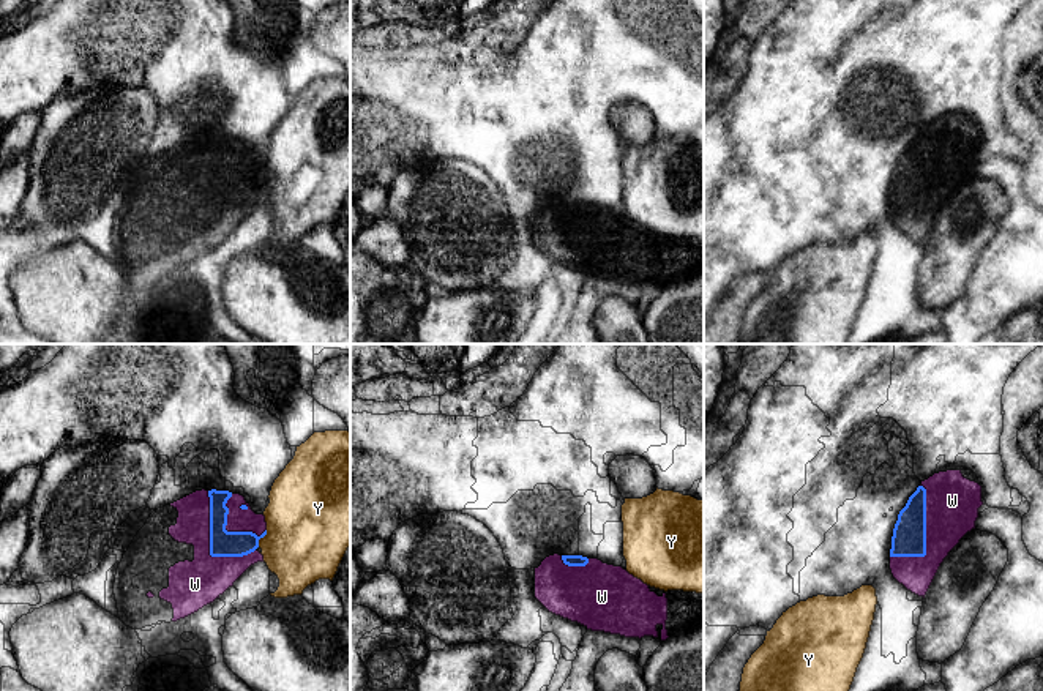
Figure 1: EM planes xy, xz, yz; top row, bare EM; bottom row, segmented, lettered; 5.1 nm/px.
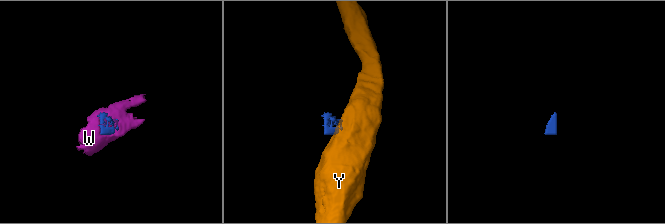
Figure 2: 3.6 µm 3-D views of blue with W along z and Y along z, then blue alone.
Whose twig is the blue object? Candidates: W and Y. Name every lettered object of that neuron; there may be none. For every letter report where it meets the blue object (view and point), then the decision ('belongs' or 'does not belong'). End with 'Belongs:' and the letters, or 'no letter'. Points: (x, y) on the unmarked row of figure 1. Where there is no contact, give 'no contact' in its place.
W: xy (210, 191) | belongs
Y: xy (261, 183) | does not belong
Belongs: W

